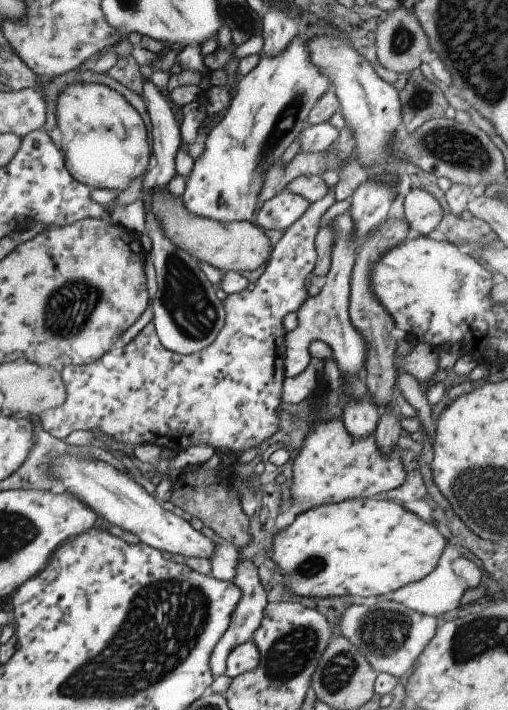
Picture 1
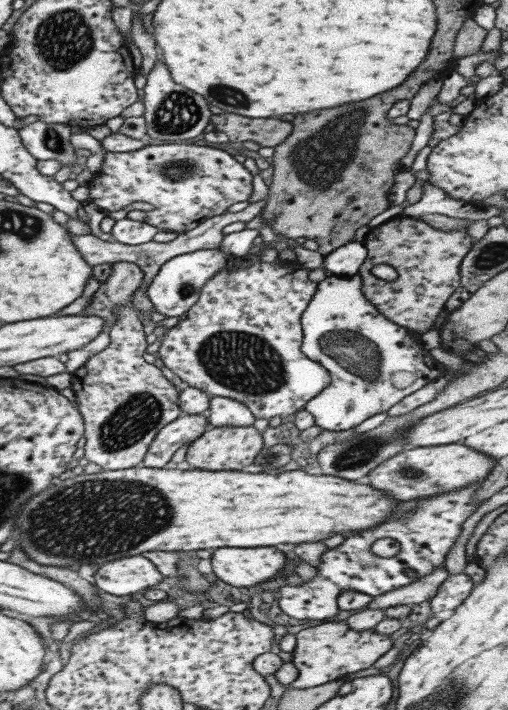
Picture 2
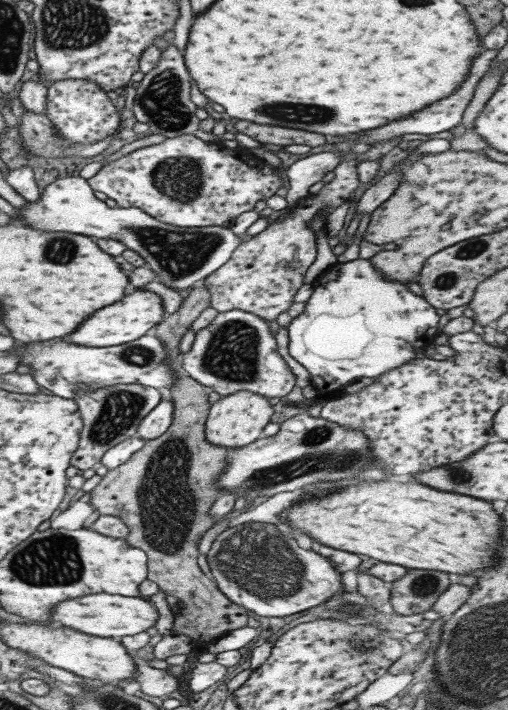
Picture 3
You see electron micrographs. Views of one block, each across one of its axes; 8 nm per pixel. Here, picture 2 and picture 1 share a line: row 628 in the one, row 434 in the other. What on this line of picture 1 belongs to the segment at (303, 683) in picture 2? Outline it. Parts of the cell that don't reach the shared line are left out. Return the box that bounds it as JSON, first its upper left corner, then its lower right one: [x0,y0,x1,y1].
[289,417,405,512]

